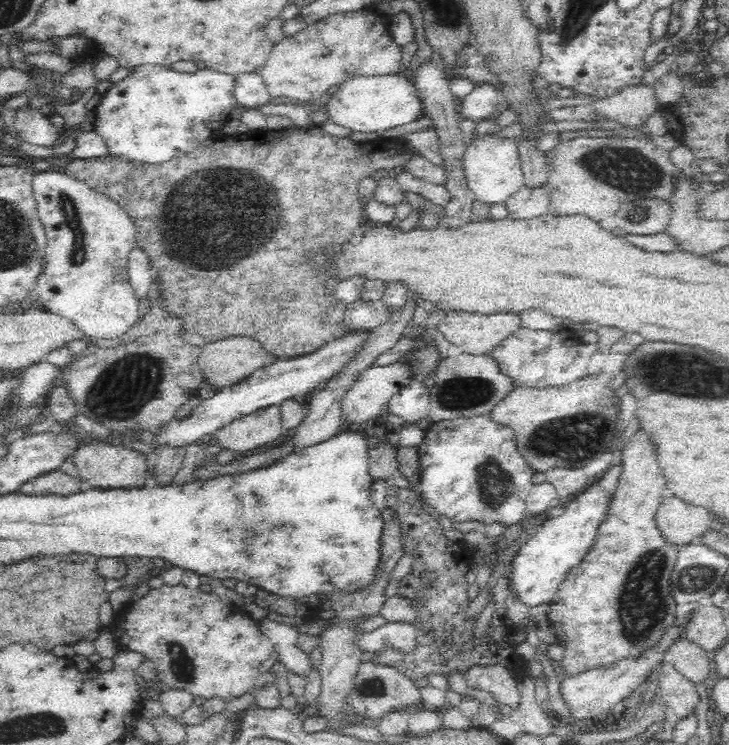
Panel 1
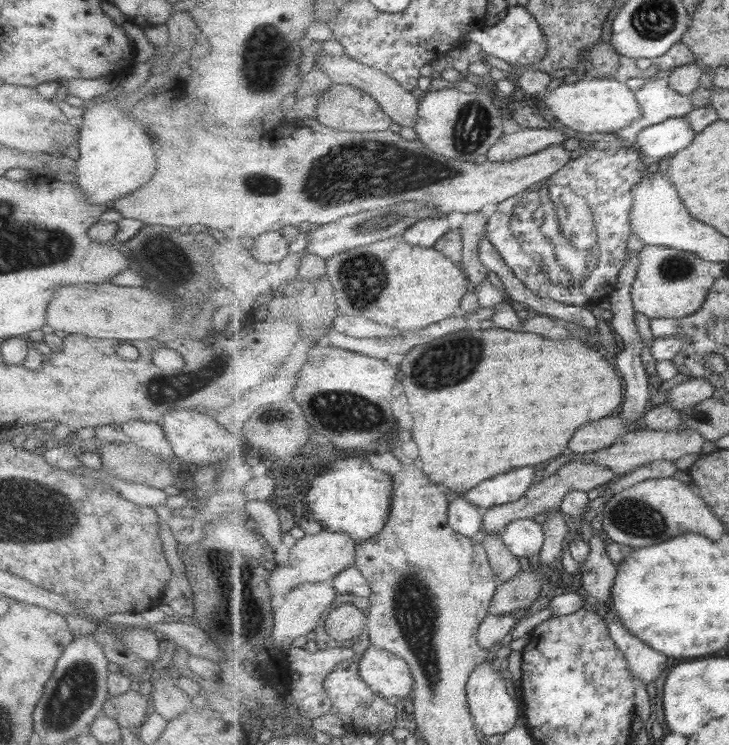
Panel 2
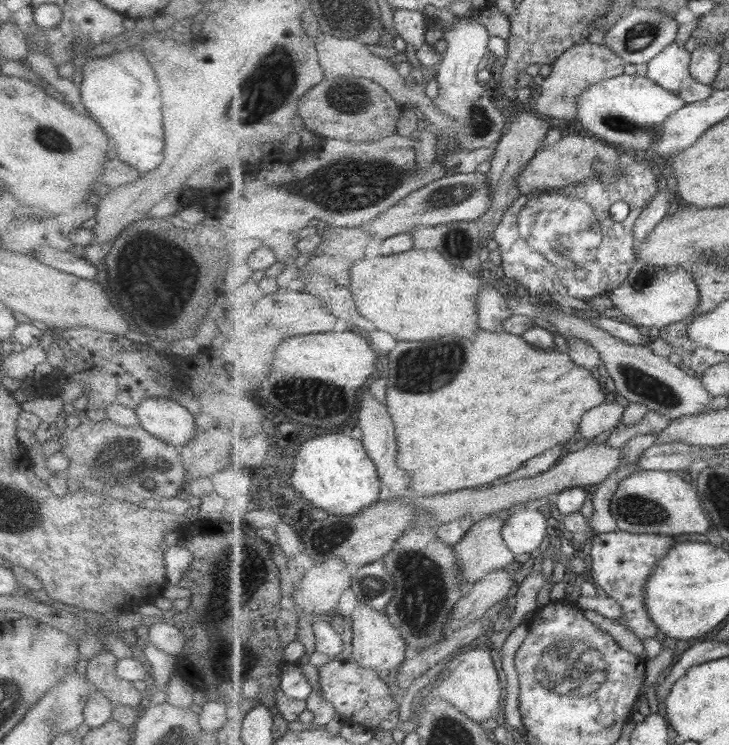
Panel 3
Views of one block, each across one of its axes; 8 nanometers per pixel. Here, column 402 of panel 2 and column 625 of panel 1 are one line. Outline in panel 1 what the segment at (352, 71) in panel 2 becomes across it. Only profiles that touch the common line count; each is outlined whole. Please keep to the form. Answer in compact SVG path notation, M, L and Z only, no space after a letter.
M633 84L618 89L612 96L591 103L594 114L630 128L642 128L660 107L654 87Z

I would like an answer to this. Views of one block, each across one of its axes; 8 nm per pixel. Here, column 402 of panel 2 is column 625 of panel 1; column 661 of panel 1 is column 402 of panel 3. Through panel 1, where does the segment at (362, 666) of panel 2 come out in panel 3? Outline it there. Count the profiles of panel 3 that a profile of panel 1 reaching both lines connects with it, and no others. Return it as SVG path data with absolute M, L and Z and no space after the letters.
M357 602L351 612L351 623L354 630L354 656L355 660L367 668L374 669L382 675L399 669L406 660L407 642L401 636L401 630L391 624L391 618L385 611L375 611L375 608Z

